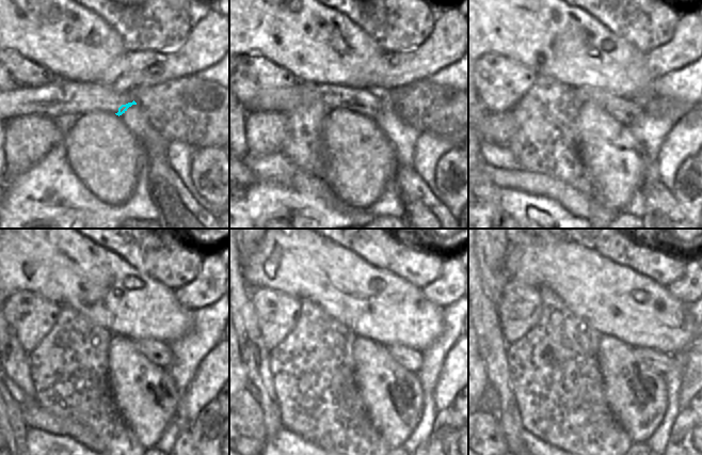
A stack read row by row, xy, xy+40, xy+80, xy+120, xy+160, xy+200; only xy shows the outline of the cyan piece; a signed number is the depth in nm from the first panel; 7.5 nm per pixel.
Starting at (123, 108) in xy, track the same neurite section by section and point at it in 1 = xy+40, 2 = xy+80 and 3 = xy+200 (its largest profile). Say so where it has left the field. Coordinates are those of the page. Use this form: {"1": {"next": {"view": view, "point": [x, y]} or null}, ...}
{"1": {"next": {"view": "xy+40", "point": [370, 109]}}, "2": {"next": {"view": "xy+80", "point": [626, 114]}}, "3": {"next": {"view": "xy+200", "point": [660, 362]}}}

